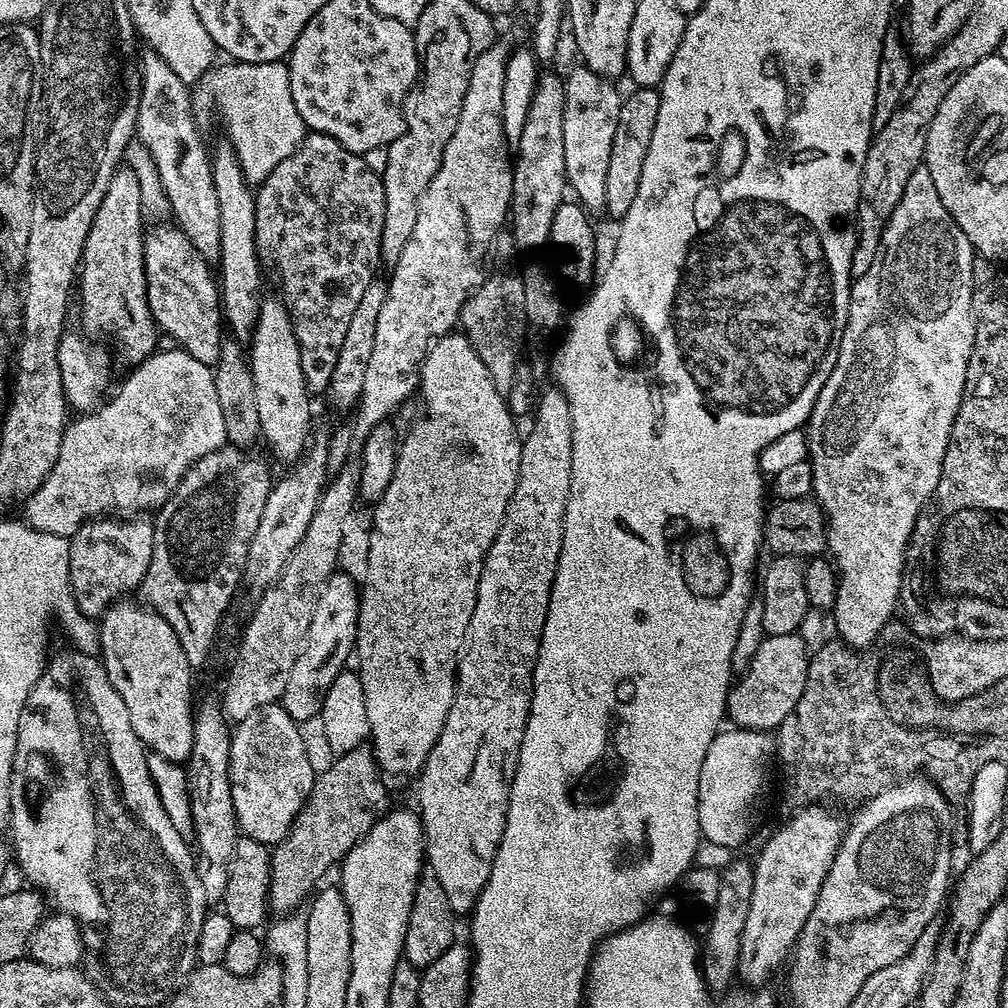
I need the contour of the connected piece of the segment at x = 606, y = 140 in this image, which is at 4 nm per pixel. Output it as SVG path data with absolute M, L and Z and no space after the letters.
M583 64L572 69L564 81L564 102L562 120L562 138L565 147L567 187L576 194L575 199L583 205L585 211L595 214L601 213L606 202L606 169L610 166L610 153L613 149L613 140L618 126L618 117L621 114L623 95L619 93L609 77L594 74Z

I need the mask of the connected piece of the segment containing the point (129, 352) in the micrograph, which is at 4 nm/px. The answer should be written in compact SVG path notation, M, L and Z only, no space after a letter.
M124 166L113 174L110 178L110 186L102 198L102 206L98 206L98 214L94 214L94 222L90 222L90 234L86 234L86 246L82 250L78 273L80 316L85 328L83 331L85 333L109 332L116 339L116 352L120 355L121 362L128 364L127 366L141 364L158 348L156 344L158 329L155 318L150 314L146 290L146 270L144 269L146 213L141 204L141 196L142 190L138 186L138 178L131 168Z

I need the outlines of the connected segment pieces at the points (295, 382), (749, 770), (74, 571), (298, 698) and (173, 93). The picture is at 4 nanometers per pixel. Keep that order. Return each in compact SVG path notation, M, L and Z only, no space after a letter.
M264 298L260 301L260 317L250 341L250 365L261 422L260 436L263 442L265 440L272 447L272 452L278 459L285 460L285 465L291 466L304 455L304 450L310 443L308 427L312 424L312 404L308 401L310 393L302 370L302 354L298 350L298 338L294 334L294 326L288 317L288 307L284 305L283 299L275 299Z
M729 729L718 732L711 742L698 782L701 837L718 848L736 848L749 838L758 822L758 809L762 806L776 758L775 737L769 731Z
M93 518L71 536L68 561L72 599L81 613L99 618L111 604L139 589L154 550L153 527L148 518Z
M343 570L337 571L320 591L316 599L314 618L310 618L310 630L302 650L298 654L298 662L294 662L294 670L290 670L290 678L286 681L286 690L282 697L284 708L293 720L305 722L315 721L320 715L320 707L324 704L324 695L330 690L334 678L345 671L344 664L353 655L356 646L356 624L359 622L360 594L358 584L351 580Z
M148 50L145 53L144 57L139 57L140 101L136 136L152 156L176 227L190 238L190 246L194 246L204 260L219 261L222 222L218 218L218 193L214 190L209 149L204 149L204 142L196 130L196 120L192 117L193 93L156 52Z

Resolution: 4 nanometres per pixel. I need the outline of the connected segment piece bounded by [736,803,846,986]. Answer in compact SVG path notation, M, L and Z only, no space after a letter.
M823 803L809 804L807 808L802 808L791 813L792 817L765 842L760 848L760 853L754 859L754 894L750 896L750 914L746 914L746 930L742 930L740 939L740 961L736 967L739 979L744 979L748 986L764 986L768 979L780 968L780 963L789 959L790 953L795 949L796 940L802 934L802 926L806 926L806 918L810 918L810 910L814 910L814 902L818 902L818 890L822 890L822 882L826 882L826 874L830 874L830 866L838 854L840 844L844 841L846 831L845 821L840 821L840 816L836 812L831 812L831 807Z

